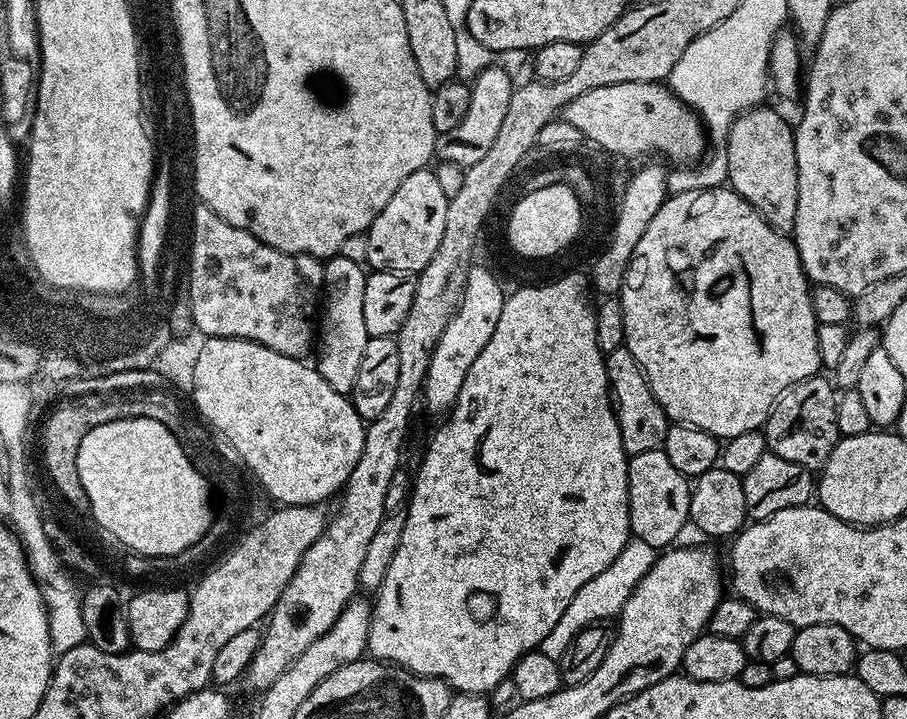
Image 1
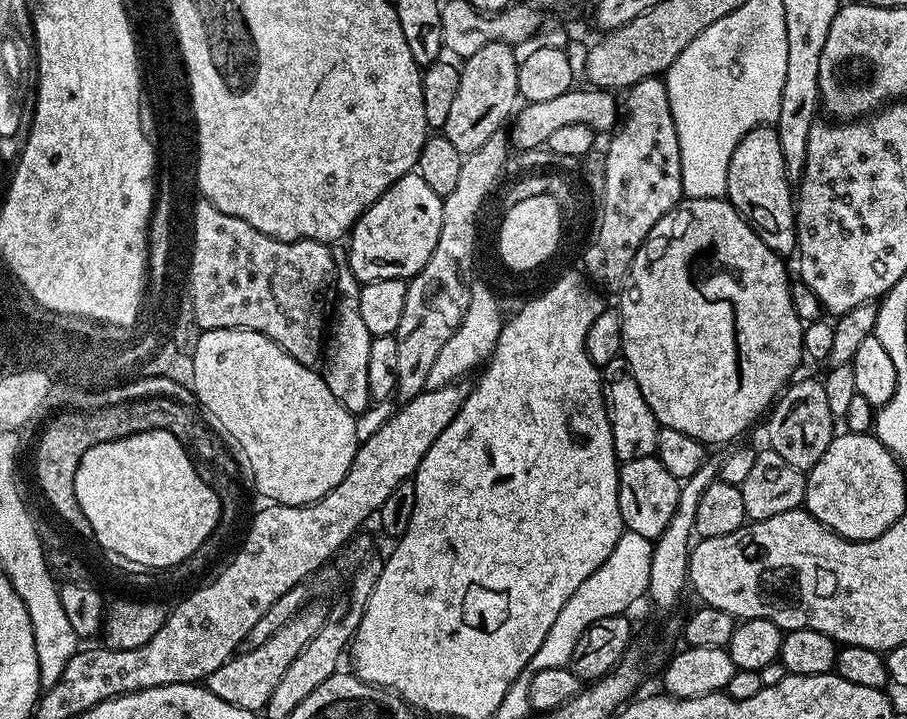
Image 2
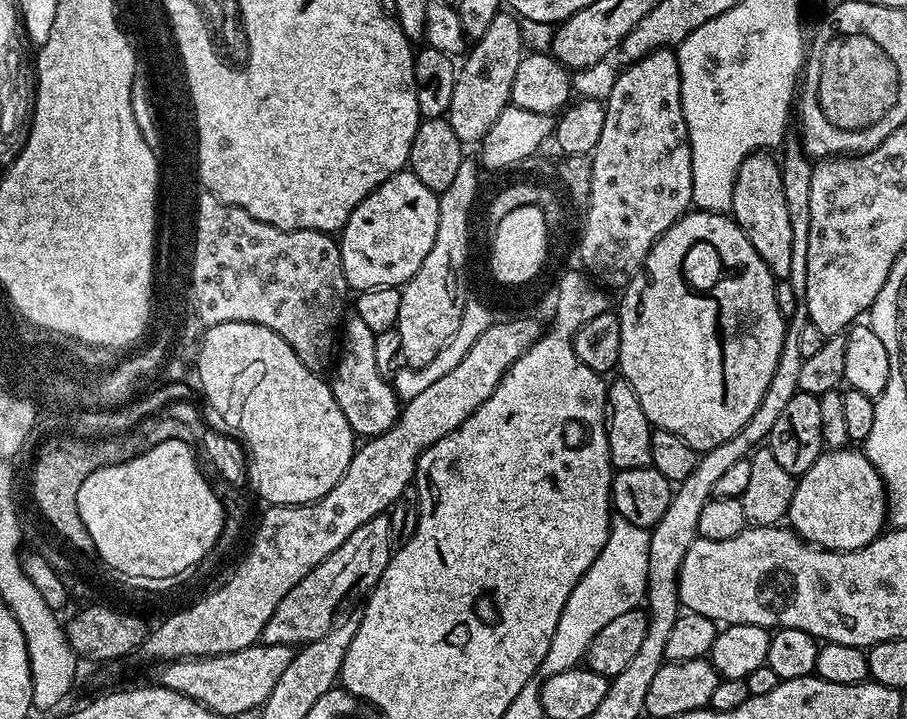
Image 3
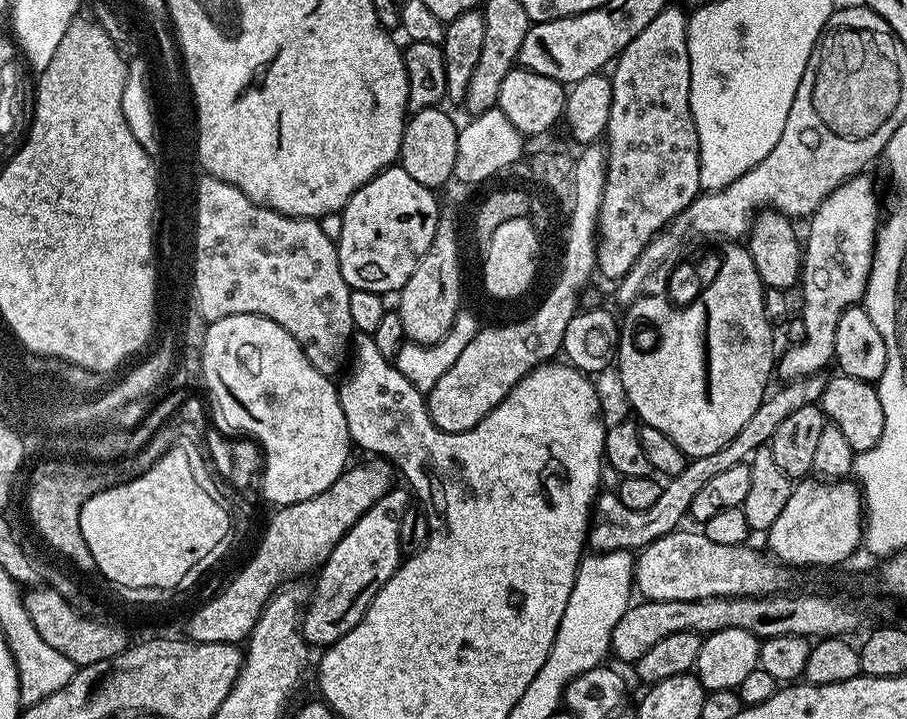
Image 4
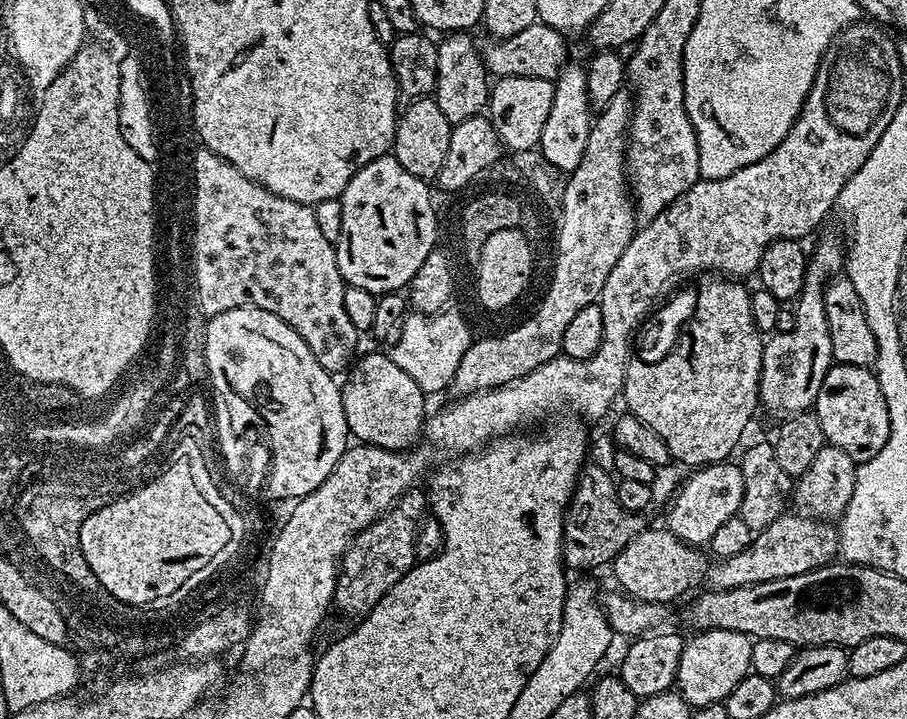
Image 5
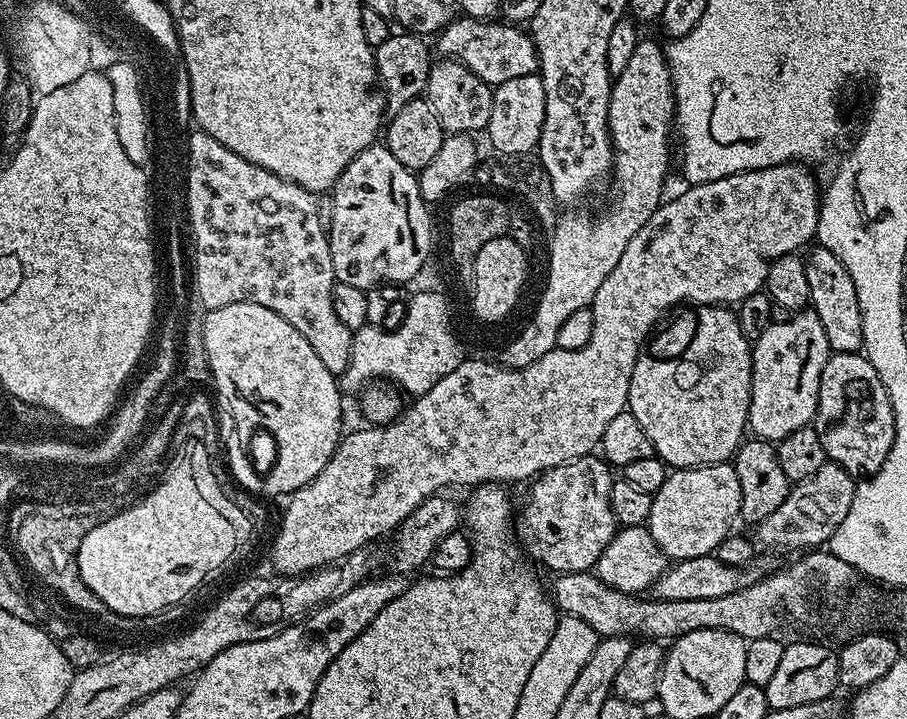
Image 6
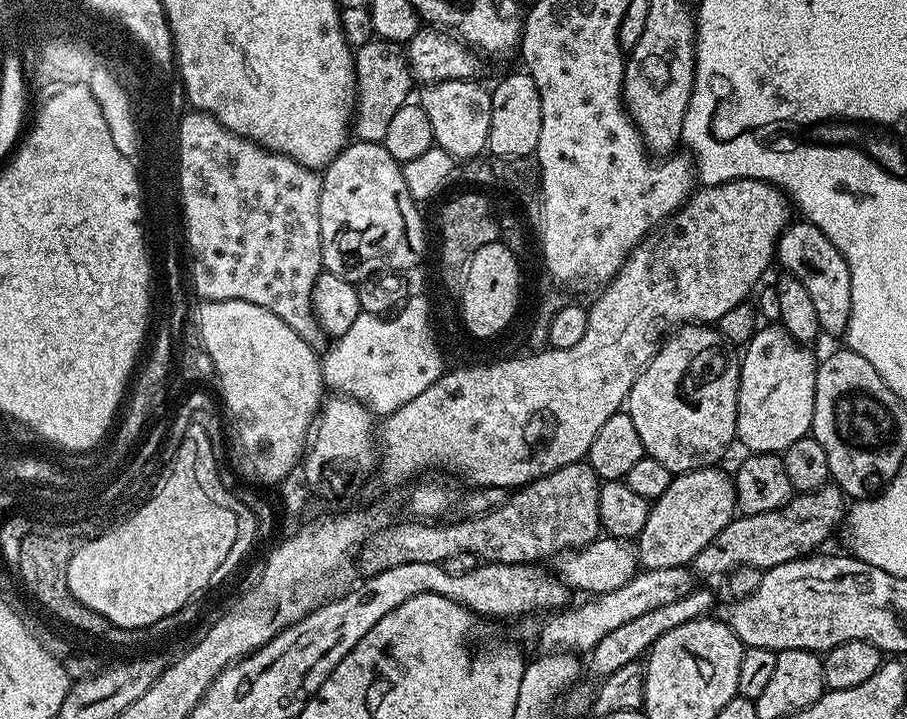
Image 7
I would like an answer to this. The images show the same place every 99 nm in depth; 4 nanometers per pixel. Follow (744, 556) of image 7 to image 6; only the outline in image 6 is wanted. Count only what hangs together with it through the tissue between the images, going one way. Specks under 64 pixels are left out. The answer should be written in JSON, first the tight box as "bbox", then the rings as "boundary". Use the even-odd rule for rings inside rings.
{"bbox":[754,462,857,550],"boundary":[[[825,462],[822,470],[818,470],[818,474],[793,483],[789,487],[786,502],[782,502],[782,506],[778,506],[778,510],[774,510],[774,514],[770,514],[770,518],[766,518],[761,524],[755,525],[754,532],[756,532],[757,536],[755,536],[755,539],[757,541],[760,539],[768,548],[816,550],[827,545],[829,538],[834,534],[834,530],[838,530],[842,518],[846,518],[846,514],[850,511],[850,502],[854,502],[856,486],[857,481],[846,470],[842,470],[842,466]]]}

